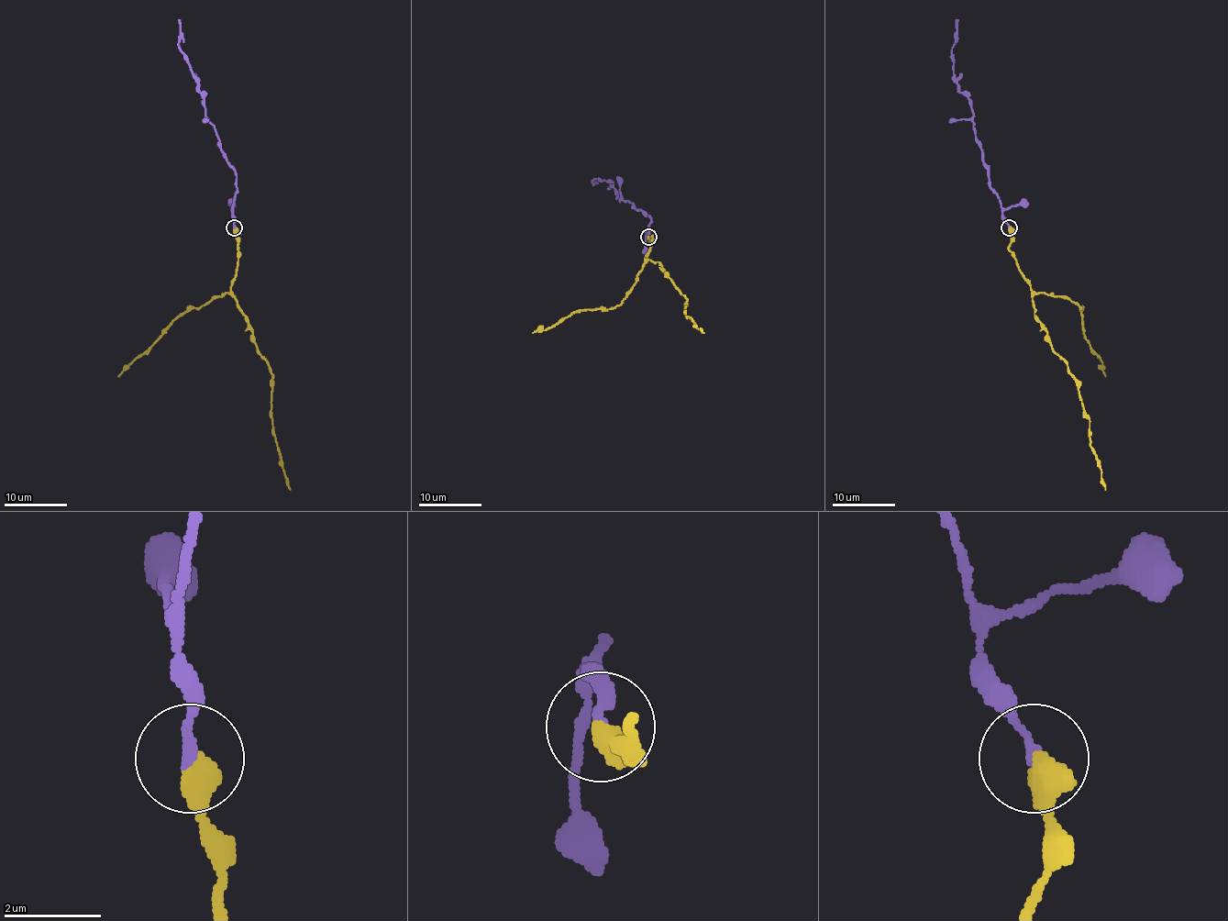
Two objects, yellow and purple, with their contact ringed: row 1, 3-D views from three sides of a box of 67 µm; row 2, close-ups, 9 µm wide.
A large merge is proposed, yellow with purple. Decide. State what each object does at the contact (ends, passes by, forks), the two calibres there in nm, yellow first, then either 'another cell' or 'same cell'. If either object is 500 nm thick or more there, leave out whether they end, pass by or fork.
calibres 550 and 200 nm; same cell

